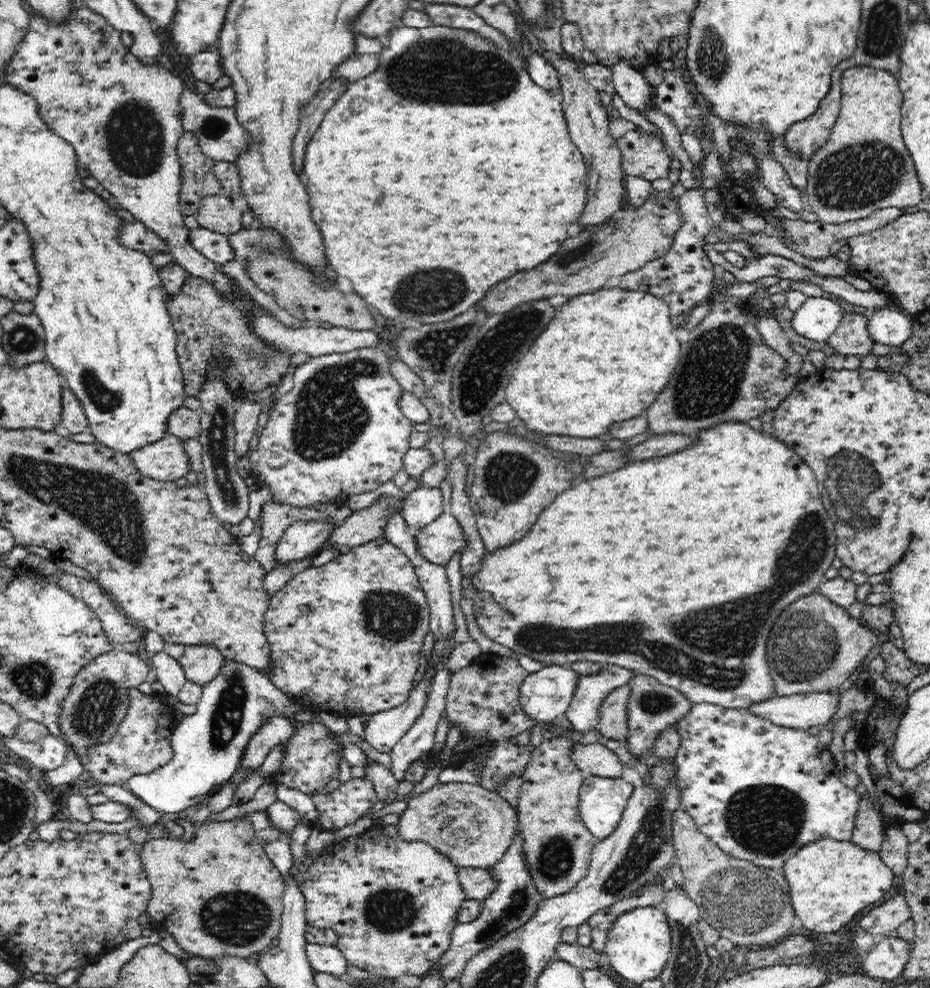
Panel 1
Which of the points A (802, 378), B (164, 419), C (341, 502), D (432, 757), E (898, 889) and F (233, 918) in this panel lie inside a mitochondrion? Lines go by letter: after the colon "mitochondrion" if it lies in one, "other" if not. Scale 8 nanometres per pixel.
A: other
B: other
C: other
D: other
E: other
F: mitochondrion

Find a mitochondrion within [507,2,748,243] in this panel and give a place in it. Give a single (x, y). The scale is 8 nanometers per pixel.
(712, 58)

